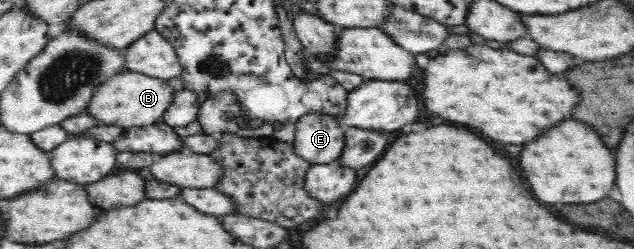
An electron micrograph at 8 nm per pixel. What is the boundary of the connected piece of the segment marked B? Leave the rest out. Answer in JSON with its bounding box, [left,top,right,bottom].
[87,71,177,129]

